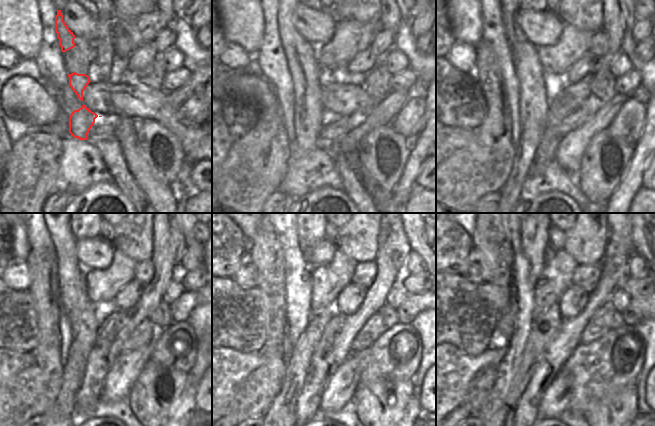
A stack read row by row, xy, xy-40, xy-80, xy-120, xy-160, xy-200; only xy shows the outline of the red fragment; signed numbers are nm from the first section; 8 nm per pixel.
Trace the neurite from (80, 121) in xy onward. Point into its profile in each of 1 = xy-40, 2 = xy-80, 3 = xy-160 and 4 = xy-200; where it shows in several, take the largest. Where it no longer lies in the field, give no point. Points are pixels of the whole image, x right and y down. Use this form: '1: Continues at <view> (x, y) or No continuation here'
1: Continues at xy-40 (305, 70)
2: Continues at xy-80 (533, 101)
3: Continues at xy-160 (282, 416)
4: Continues at xy-200 (504, 415).

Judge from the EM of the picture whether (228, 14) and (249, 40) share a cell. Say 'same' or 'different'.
same

